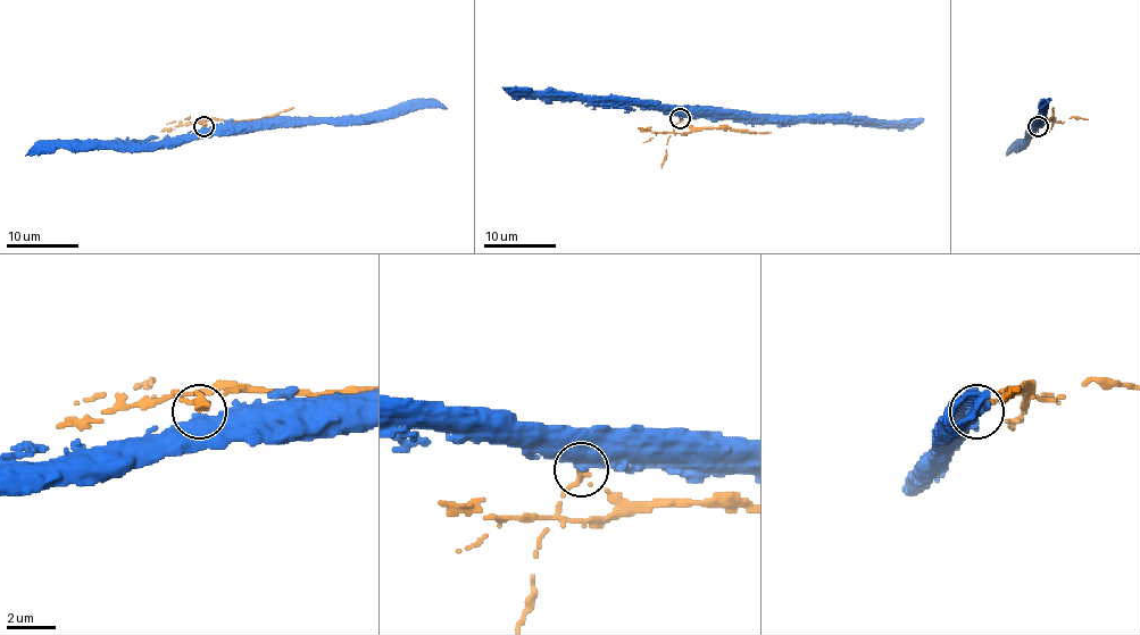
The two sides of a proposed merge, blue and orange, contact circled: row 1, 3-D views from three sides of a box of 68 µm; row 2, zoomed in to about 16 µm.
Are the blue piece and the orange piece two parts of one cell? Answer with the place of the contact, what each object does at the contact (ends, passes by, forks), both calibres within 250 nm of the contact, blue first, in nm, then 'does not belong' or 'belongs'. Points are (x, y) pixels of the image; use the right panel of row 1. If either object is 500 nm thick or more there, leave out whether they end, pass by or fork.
(1038, 126) | 550/360 nm | does not belong

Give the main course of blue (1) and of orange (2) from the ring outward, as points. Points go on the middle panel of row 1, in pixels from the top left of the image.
1: (681, 118), (923, 122)
2: (681, 118), (673, 127), (675, 133), (731, 127), (771, 133)

